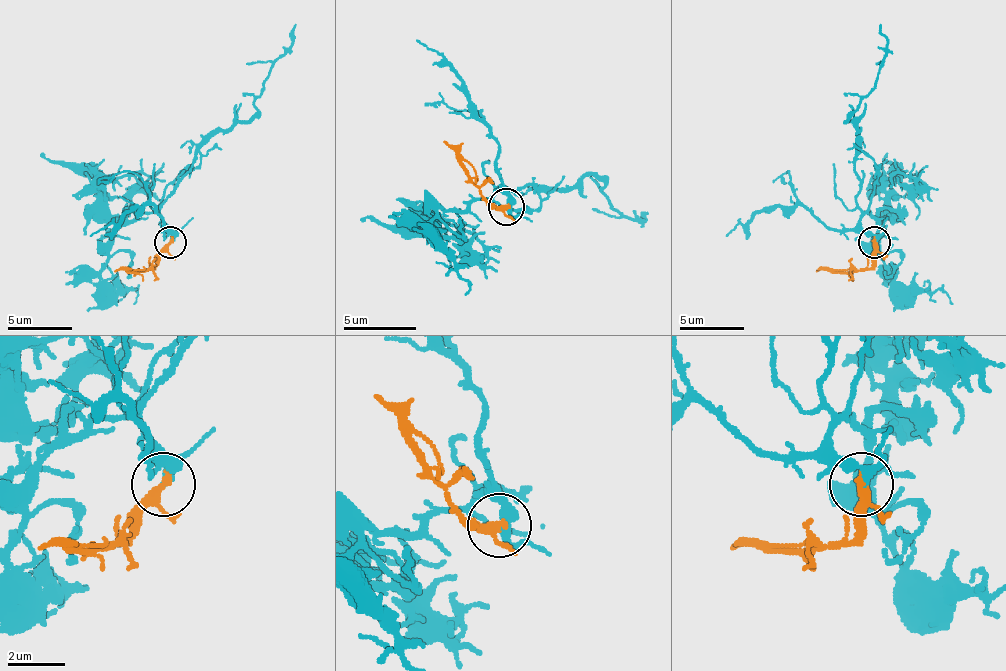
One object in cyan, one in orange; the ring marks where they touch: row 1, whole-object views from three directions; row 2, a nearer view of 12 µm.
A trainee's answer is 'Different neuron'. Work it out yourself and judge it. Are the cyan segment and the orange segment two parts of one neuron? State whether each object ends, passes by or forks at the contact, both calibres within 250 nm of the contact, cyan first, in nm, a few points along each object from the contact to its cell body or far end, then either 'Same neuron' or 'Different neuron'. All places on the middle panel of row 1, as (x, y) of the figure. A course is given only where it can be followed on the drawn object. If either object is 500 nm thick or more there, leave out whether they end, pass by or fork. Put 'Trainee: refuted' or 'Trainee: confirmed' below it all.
At the ring cyan passes by. At the ring orange passes by. Thickness 240 nm (cyan) against 260 nm. Course of cyan: (505, 206), (494, 191), (502, 187), (574, 187), (596, 177), (618, 213), (643, 220), (647, 213). Course of orange: (505, 206), (491, 206), (480, 195), (476, 173), (444, 140). Same neuron
Trainee: refuted

